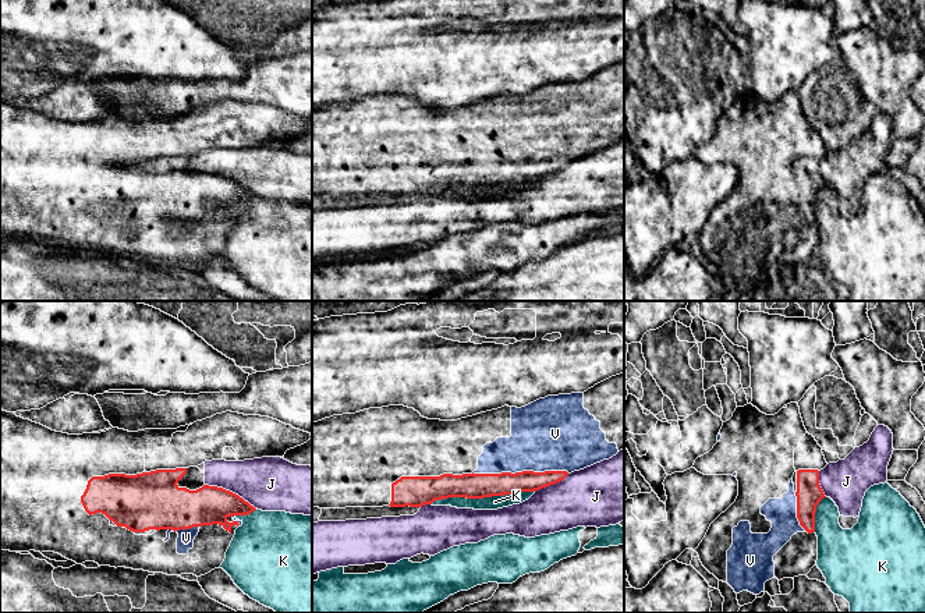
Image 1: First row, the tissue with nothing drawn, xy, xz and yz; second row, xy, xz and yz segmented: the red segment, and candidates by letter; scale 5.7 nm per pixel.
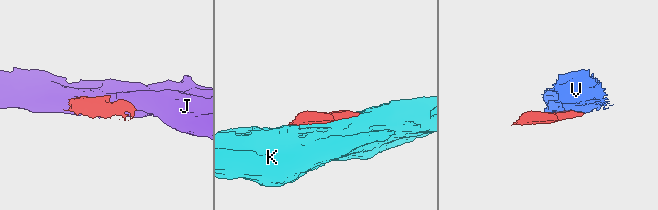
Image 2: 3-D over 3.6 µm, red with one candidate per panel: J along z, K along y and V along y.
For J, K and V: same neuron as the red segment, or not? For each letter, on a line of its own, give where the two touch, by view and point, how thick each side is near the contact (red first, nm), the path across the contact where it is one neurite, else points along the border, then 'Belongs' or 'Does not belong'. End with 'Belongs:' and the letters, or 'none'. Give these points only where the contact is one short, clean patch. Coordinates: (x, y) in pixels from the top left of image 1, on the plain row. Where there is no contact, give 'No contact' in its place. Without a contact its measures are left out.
J: Touches red at xy (229, 179). Thickness 220 nm (red) against 320 nm. Does not belong
K: Touches red at xz (482, 185). Thickness 140 nm (red) against 80 nm. Does not belong
V: Touches red at xz (521, 160). Thickness 140 nm (red) against 400 nm. Belongs
Belongs: V

